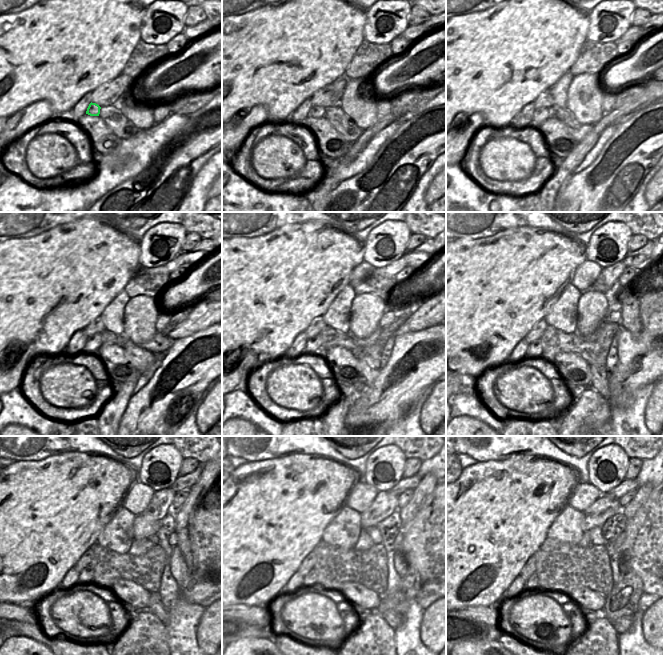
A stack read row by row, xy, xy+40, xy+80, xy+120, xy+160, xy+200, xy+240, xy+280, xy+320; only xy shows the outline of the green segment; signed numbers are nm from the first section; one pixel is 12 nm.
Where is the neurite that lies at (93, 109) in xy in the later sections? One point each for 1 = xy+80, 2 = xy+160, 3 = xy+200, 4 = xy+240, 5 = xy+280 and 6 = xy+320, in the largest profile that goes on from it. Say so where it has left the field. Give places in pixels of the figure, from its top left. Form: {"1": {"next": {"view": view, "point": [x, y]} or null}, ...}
{"1": {"next": {"view": "xy+80", "point": [541, 114]}}, "2": {"next": {"view": "xy+160", "point": [313, 345]}}, "3": {"next": {"view": "xy+200", "point": [534, 350]}}, "4": {"next": {"view": "xy+240", "point": [86, 576]}}, "5": {"next": {"view": "xy+280", "point": [308, 581]}}, "6": {"next": {"view": "xy+320", "point": [531, 584]}}}

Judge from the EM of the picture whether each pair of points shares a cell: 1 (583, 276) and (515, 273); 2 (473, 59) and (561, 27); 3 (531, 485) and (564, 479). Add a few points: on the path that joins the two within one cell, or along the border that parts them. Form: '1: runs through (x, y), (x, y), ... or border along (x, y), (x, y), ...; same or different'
1: border along (586, 259), (577, 268), (570, 283); different
2: runs through (495, 59), (503, 58), (539, 36); same
3: runs through (539, 482), (556, 479); same

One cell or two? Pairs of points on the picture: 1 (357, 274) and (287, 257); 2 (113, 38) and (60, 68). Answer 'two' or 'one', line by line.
1: two
2: one

